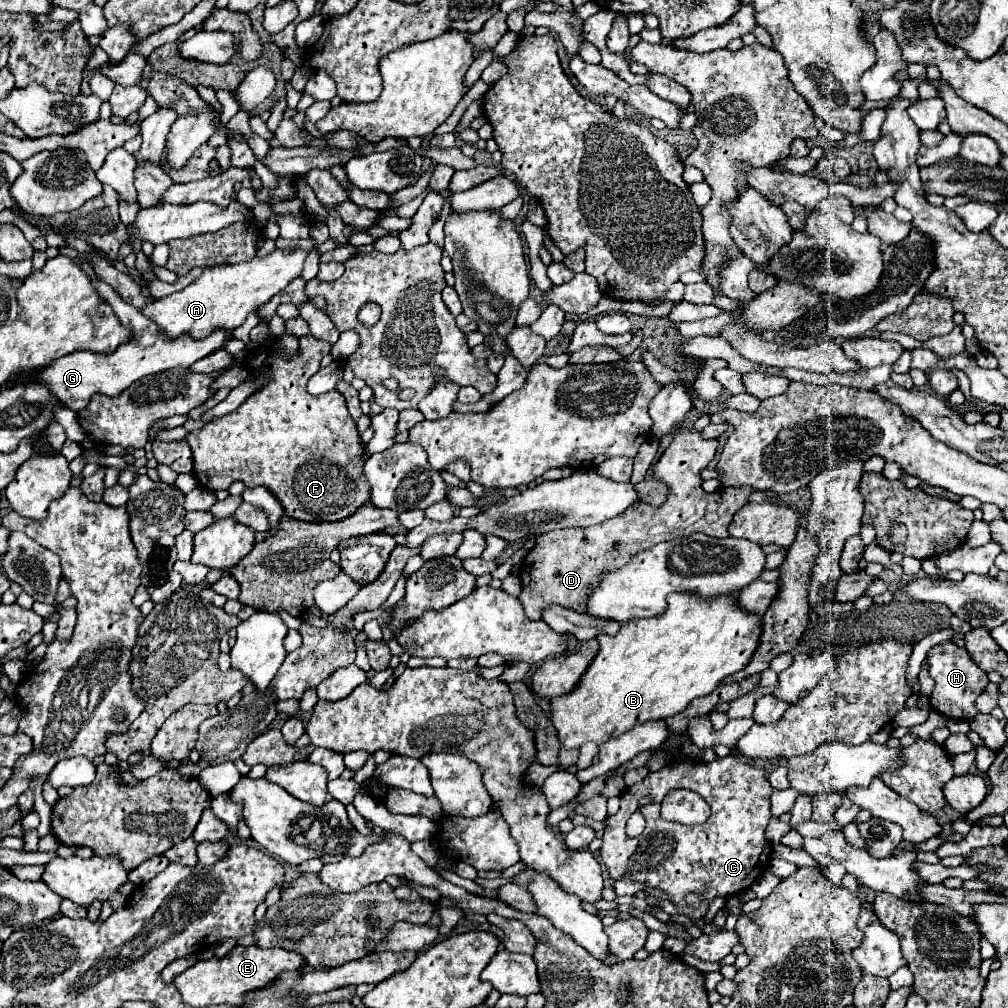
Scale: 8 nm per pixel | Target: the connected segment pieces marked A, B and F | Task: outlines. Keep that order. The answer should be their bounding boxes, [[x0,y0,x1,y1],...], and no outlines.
[[139,249,307,339],[549,593,761,749],[185,335,369,521]]

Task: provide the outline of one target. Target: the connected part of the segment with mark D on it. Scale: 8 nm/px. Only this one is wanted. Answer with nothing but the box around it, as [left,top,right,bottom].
[519,427,753,621]

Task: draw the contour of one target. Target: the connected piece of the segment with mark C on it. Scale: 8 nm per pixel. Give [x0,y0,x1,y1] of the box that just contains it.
[599,755,771,919]

